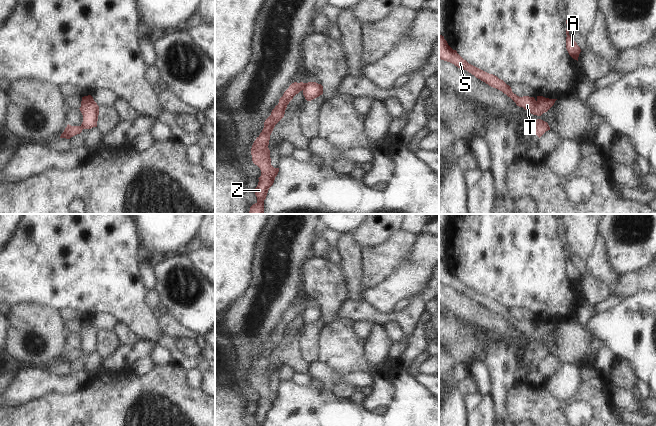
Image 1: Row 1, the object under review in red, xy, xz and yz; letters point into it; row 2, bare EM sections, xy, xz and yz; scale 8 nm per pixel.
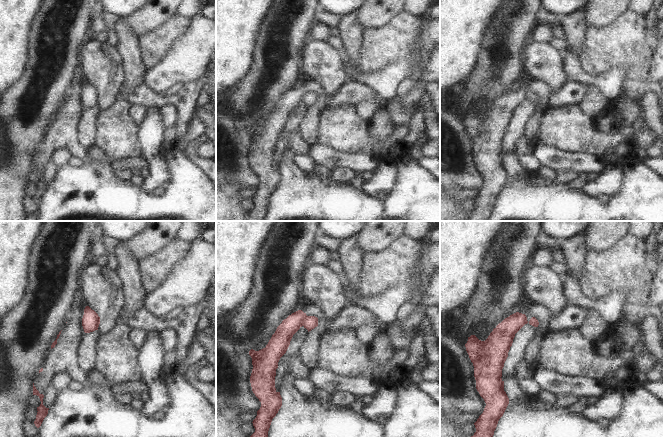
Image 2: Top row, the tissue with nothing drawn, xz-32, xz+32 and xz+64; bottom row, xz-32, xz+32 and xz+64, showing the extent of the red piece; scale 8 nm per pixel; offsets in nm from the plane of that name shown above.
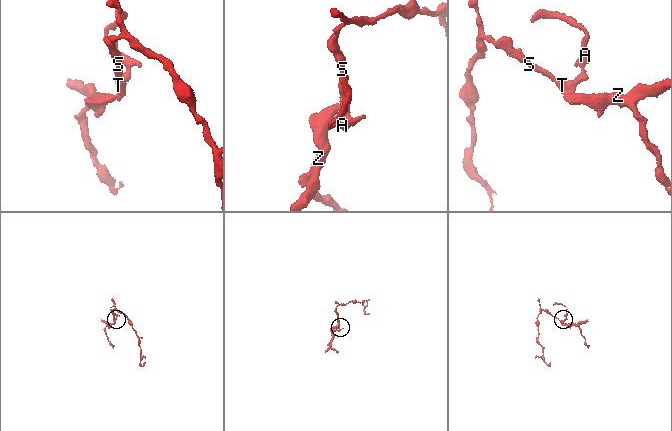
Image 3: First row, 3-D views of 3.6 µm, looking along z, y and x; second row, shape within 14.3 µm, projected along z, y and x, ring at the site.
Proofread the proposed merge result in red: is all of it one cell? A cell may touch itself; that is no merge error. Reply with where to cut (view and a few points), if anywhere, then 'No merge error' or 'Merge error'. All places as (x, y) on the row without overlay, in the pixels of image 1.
Split along xz (306, 307), (302, 313). Merge error.

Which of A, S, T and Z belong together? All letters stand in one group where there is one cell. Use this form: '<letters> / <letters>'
A S T / Z

